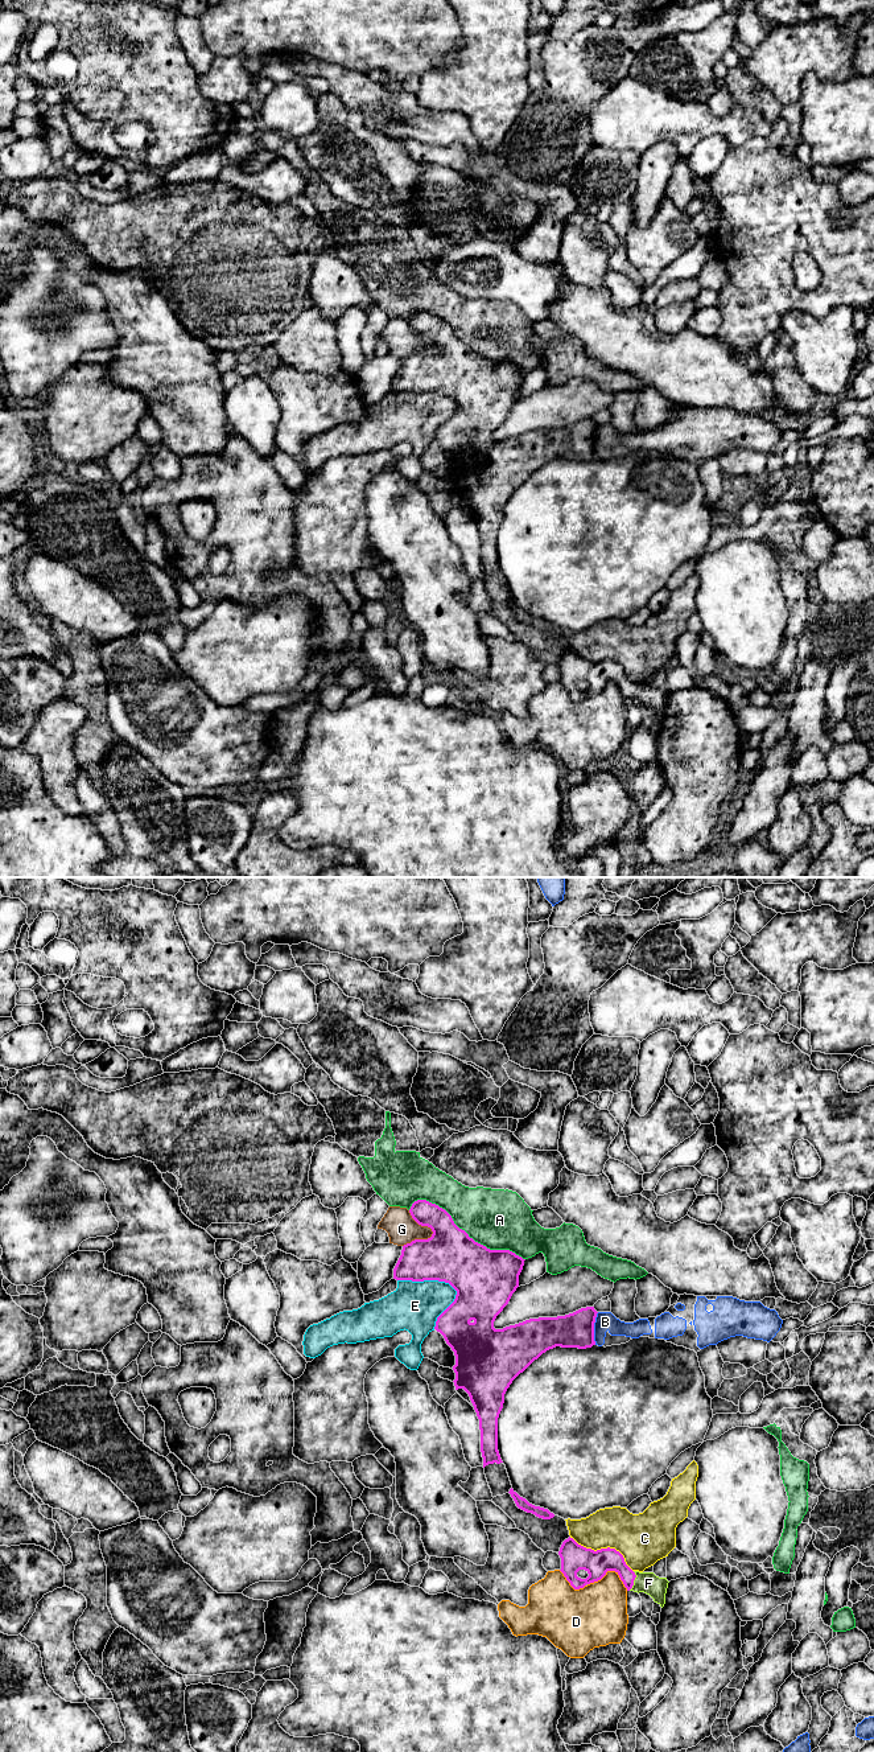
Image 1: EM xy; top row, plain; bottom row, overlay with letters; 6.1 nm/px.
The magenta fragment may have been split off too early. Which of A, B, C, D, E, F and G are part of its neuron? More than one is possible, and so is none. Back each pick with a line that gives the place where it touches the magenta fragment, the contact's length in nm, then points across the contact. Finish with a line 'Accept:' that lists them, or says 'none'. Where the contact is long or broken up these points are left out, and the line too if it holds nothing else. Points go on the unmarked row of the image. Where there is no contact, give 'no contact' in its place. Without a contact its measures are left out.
F: xy (634, 691) | 120 nm | across xy (597, 675), (617, 675), (634, 691), (648, 695)
Accept: F

